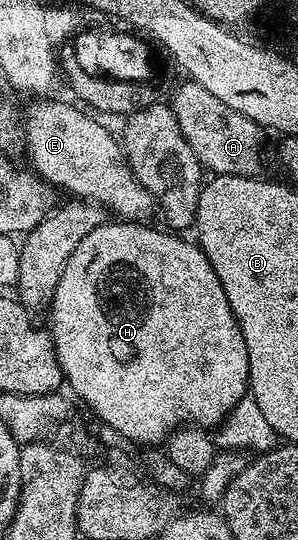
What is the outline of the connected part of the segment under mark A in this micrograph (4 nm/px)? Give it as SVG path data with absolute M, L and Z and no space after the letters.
M185 80L182 83L182 86L173 94L171 107L174 118L181 129L181 134L185 138L186 147L194 150L194 154L201 162L202 167L213 176L230 174L240 178L258 177L262 173L261 134L263 134L263 128L255 120L235 112L235 108L227 108L227 104L223 104L223 100L218 100L217 97L211 96L211 92L207 92L207 88L203 88L197 82Z

